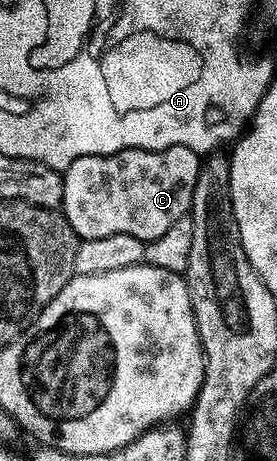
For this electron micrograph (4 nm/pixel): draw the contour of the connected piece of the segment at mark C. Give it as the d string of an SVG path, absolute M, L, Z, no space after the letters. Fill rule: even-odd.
M137 147L111 155L81 155L62 175L60 210L79 240L128 233L128 237L149 241L161 237L174 222L180 221L180 217L190 215L199 166L199 155L187 147L169 147L163 151L145 151Z

